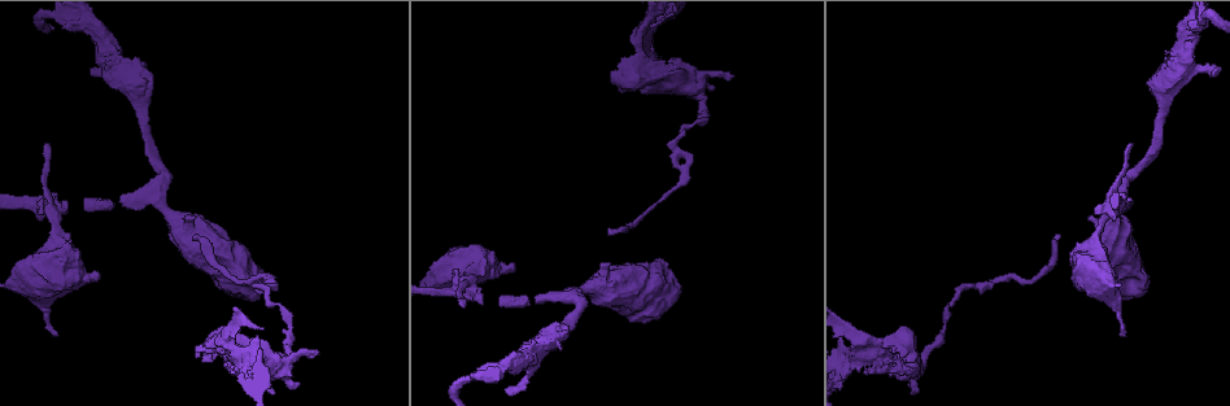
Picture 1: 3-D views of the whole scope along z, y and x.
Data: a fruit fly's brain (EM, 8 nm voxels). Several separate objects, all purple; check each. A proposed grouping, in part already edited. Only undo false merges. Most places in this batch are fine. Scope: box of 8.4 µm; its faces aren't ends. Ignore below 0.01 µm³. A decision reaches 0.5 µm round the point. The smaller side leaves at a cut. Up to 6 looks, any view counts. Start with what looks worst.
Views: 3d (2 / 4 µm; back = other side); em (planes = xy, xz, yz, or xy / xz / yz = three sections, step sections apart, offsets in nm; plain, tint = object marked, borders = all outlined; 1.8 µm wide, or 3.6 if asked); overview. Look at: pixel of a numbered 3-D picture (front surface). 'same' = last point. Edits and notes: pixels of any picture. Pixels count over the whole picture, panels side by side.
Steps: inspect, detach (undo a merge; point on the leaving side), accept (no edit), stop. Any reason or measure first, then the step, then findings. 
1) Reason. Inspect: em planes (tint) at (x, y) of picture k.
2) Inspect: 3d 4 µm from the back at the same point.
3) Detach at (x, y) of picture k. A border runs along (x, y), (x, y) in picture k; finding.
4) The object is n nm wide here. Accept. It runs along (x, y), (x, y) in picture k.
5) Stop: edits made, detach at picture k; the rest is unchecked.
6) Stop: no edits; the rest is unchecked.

A fork. Inspect: em planes (tint) at (642, 35) of picture 1.

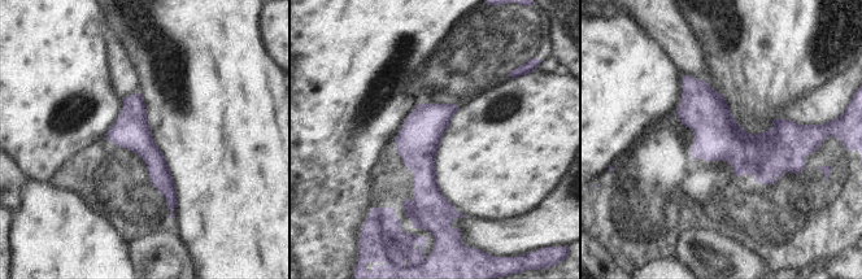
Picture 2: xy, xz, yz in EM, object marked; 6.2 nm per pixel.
Accept. It runs along (686, 79), (741, 142), (804, 129) in picture 2; continuous, no second neuron.

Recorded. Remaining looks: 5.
Sudden change in width. Inspect: em 3.6 µm planes (plain) at (41, 276) of picture 1.

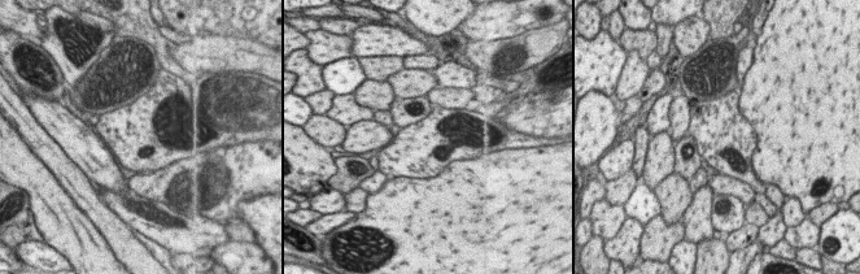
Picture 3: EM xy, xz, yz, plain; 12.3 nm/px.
With the object marked. Inspect: em 3.6 µm planes (tint) at the same point.

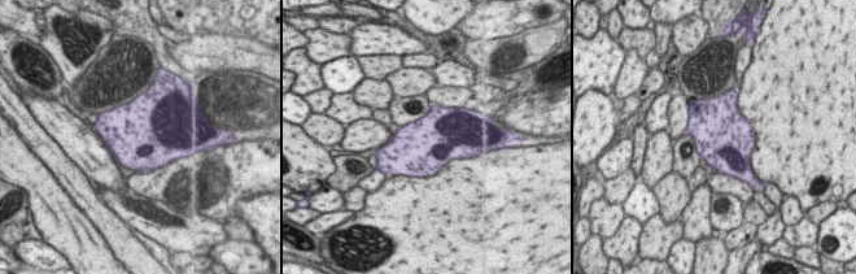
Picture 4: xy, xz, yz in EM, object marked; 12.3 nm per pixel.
Accept. Continuous, no second neuron.

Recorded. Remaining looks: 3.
Thick turns thin. Inspect: 3d 4 µm at (610, 290) of picture 1.

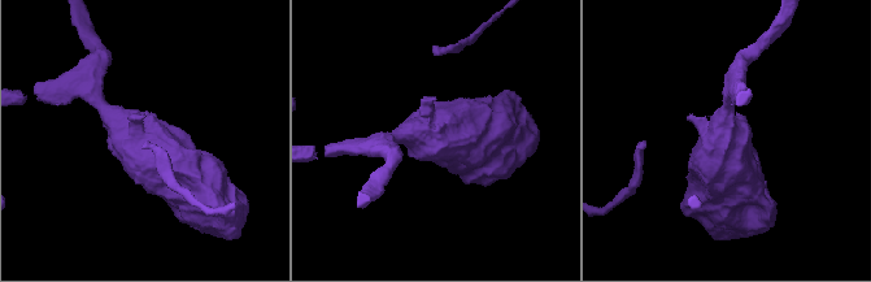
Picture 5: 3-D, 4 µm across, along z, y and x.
Inspect: em 3.6 µm planes (plain) at (723, 143) of picture 5.

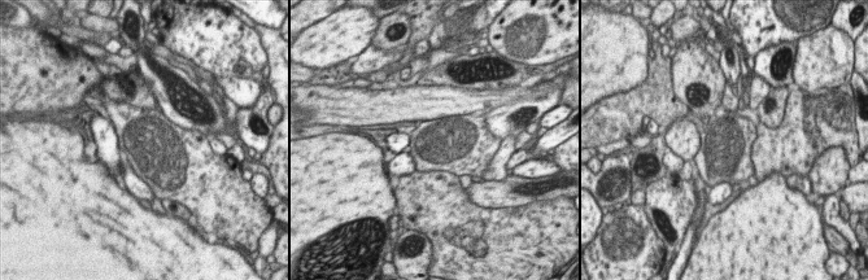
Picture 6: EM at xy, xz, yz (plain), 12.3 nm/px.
Where the object lies. Inspect: em 3.6 µm planes (tint) at the same point.

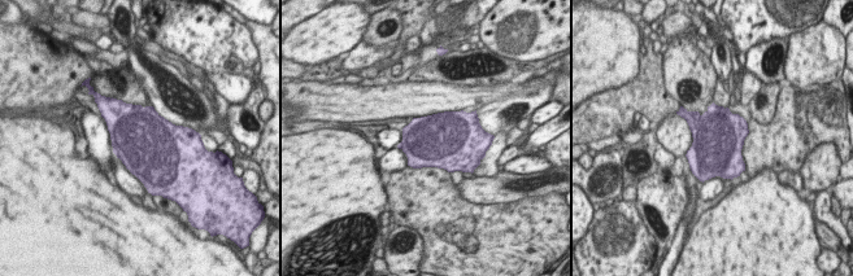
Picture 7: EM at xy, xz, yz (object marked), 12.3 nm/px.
Accept. All the same neuron.

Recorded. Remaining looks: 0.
Stop: no edits; the rest is unchecked.

